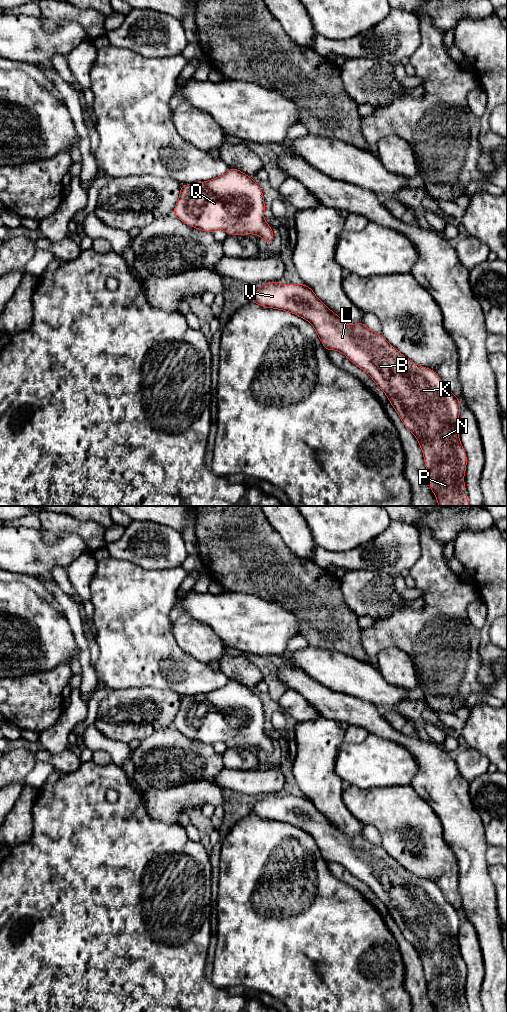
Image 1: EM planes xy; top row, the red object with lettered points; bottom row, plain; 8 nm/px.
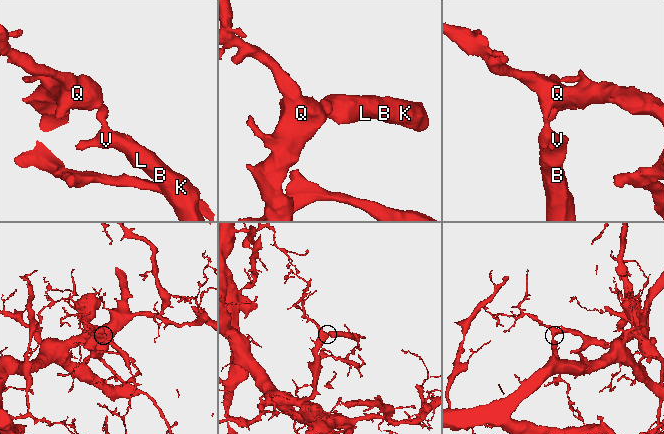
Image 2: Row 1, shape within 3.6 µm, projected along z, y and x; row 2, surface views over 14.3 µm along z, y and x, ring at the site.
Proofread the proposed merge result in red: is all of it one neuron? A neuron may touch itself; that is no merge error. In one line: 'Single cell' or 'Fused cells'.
Single cell

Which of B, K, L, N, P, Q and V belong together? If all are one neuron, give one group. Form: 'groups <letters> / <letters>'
groups B K L N P Q V

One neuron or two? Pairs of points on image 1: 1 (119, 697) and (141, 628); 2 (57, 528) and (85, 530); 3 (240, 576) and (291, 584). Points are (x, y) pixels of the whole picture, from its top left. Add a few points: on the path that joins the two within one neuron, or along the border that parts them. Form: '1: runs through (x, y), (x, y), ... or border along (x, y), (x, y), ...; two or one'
1: border along (144, 686), (118, 688), (111, 691); two
2: runs through (64, 527), (78, 527); one
3: runs through (253, 576), (278, 576); one

